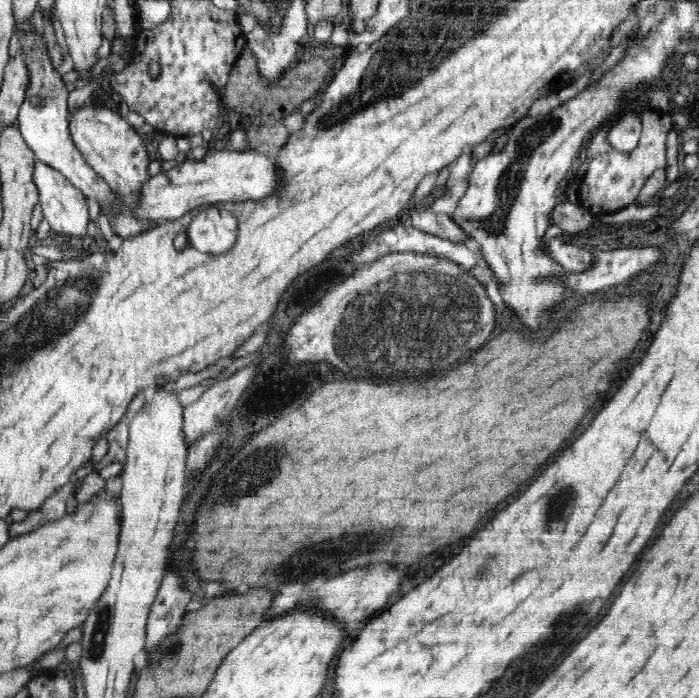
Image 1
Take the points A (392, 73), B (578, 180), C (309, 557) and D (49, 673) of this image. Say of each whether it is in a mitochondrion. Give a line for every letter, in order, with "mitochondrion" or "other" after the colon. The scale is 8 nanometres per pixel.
A: mitochondrion
B: other
C: mitochondrion
D: other

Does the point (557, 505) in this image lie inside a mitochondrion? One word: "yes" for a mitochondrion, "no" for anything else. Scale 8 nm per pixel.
yes

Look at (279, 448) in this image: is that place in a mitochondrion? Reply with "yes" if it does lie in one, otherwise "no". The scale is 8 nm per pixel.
yes

